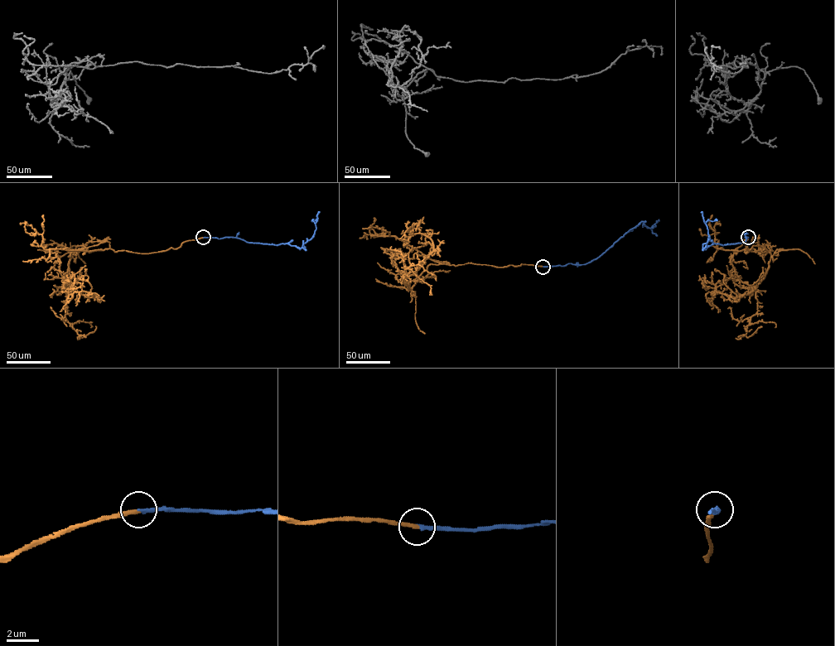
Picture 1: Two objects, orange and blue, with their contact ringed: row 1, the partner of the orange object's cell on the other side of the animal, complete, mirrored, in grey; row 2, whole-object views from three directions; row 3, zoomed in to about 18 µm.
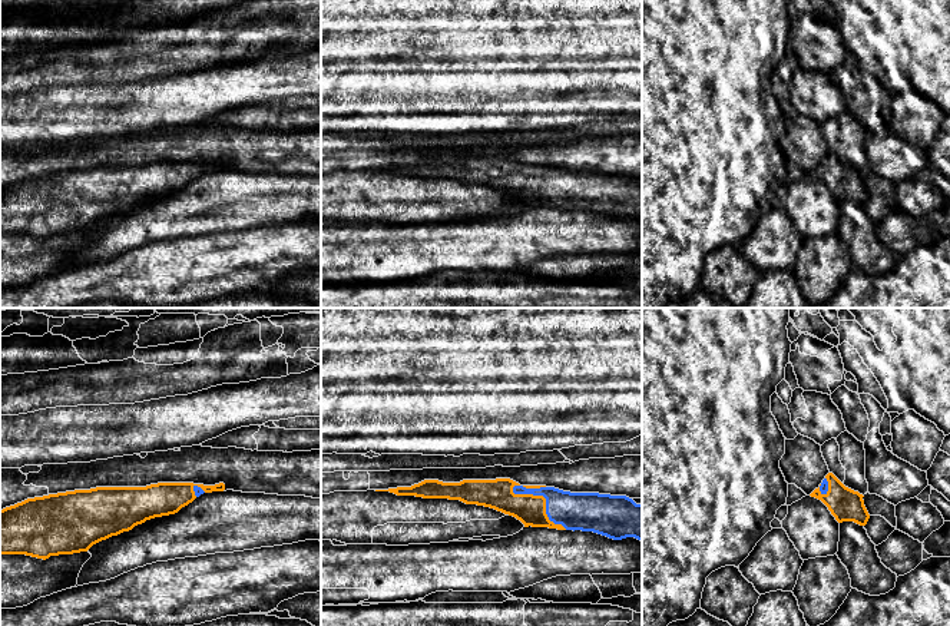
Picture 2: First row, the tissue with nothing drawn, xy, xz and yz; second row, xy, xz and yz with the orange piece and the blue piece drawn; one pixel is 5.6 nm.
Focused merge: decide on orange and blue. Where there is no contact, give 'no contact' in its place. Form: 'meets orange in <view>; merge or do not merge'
meets orange in xz; merge

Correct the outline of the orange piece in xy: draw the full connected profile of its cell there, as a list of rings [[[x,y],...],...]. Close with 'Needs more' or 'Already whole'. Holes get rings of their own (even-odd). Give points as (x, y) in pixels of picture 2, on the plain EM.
[[[158,162],[146,166],[96,166],[27,178],[0,189],[0,233],[37,238],[87,231],[93,223],[132,209],[146,199],[178,192],[203,172],[225,163]]]. Needs more

